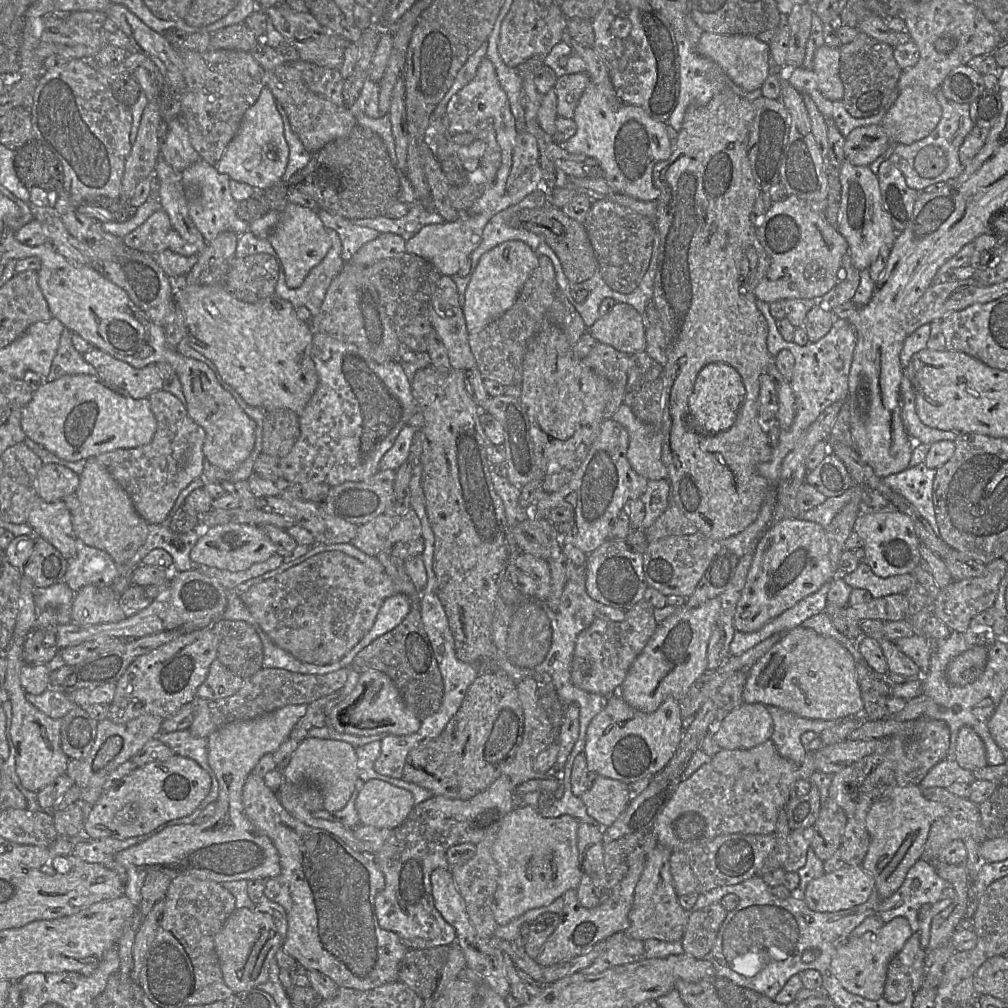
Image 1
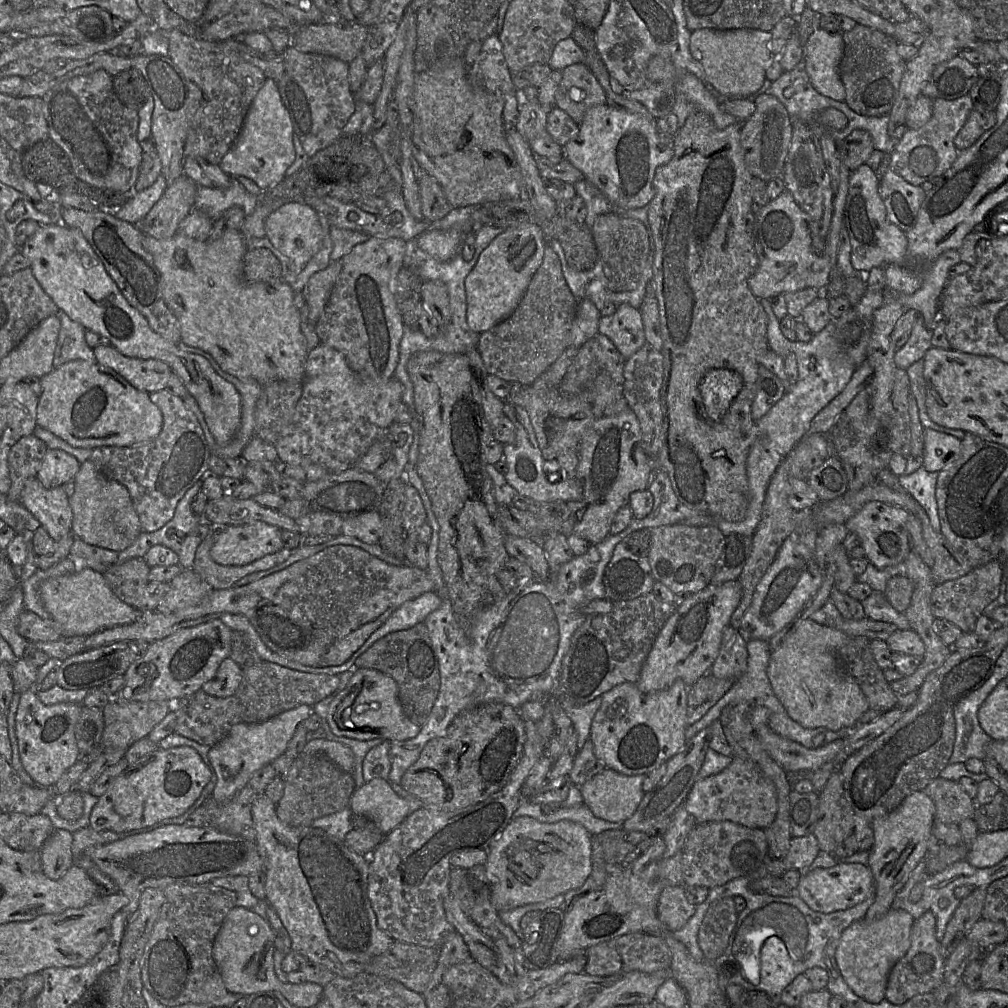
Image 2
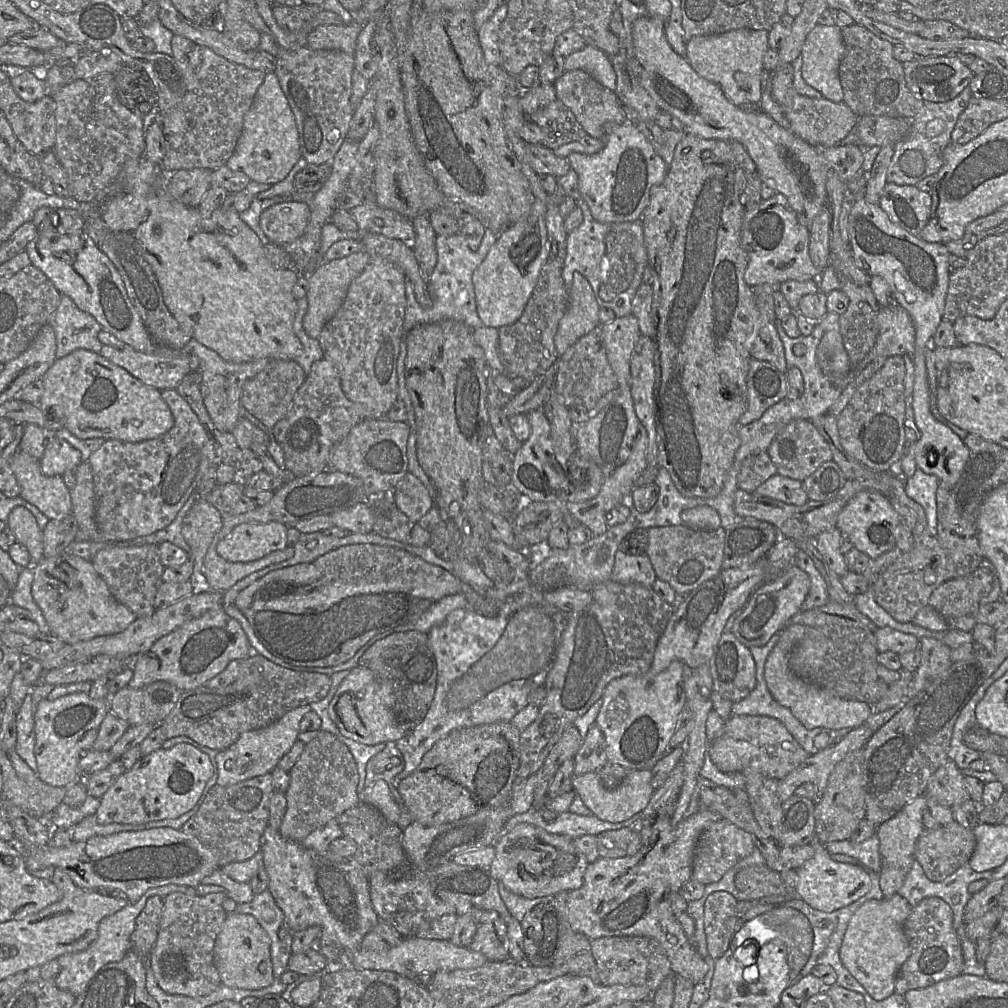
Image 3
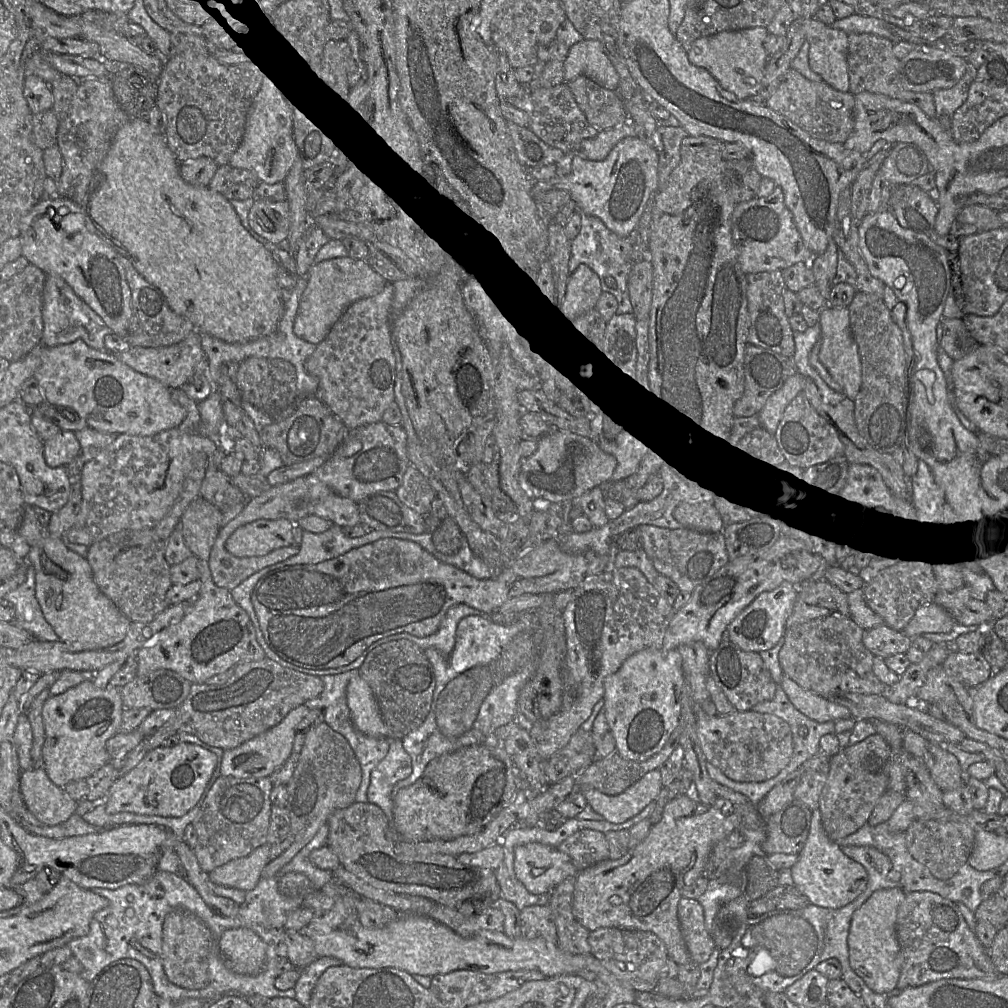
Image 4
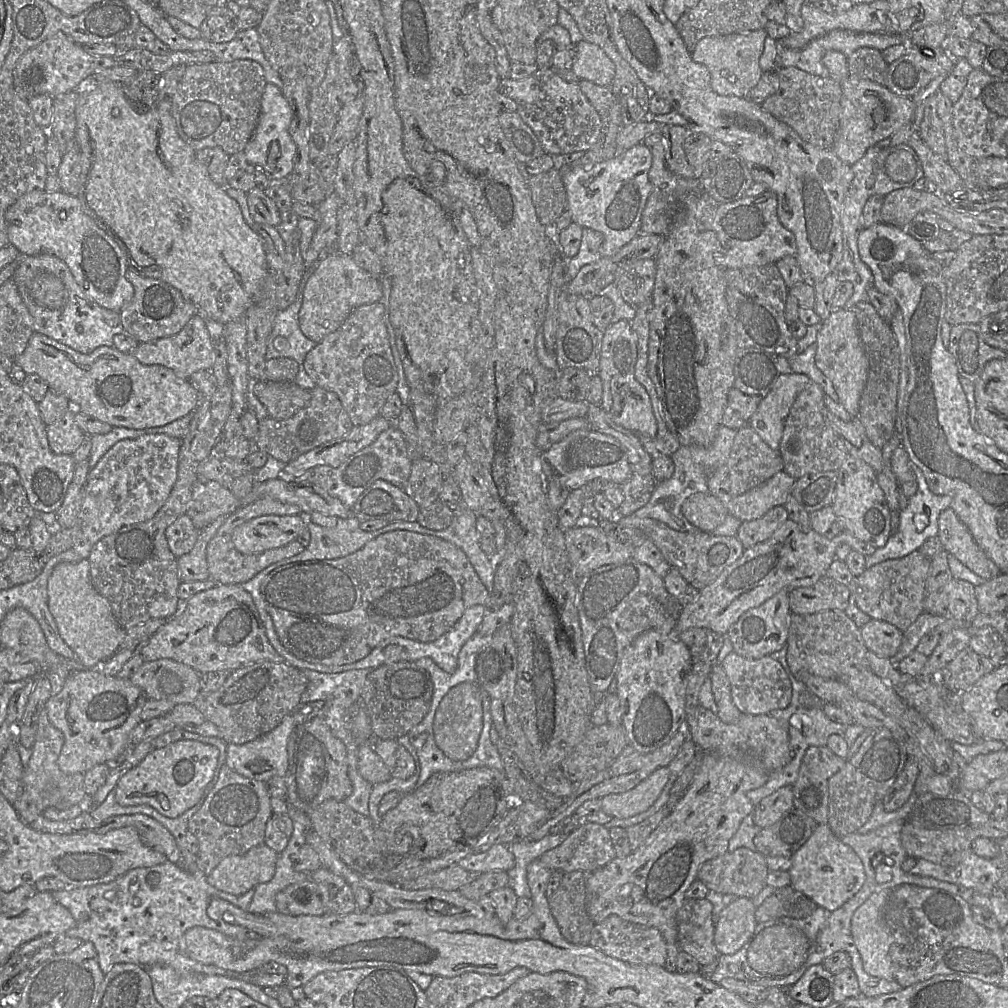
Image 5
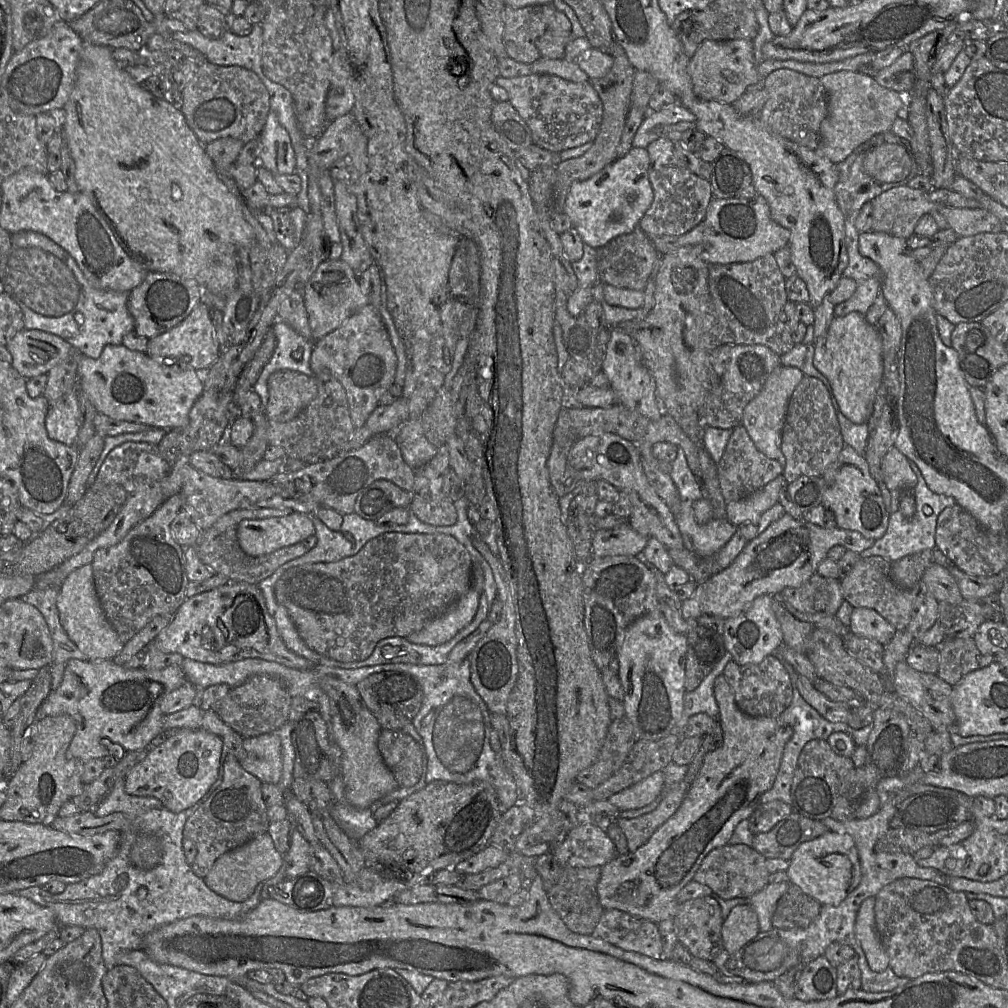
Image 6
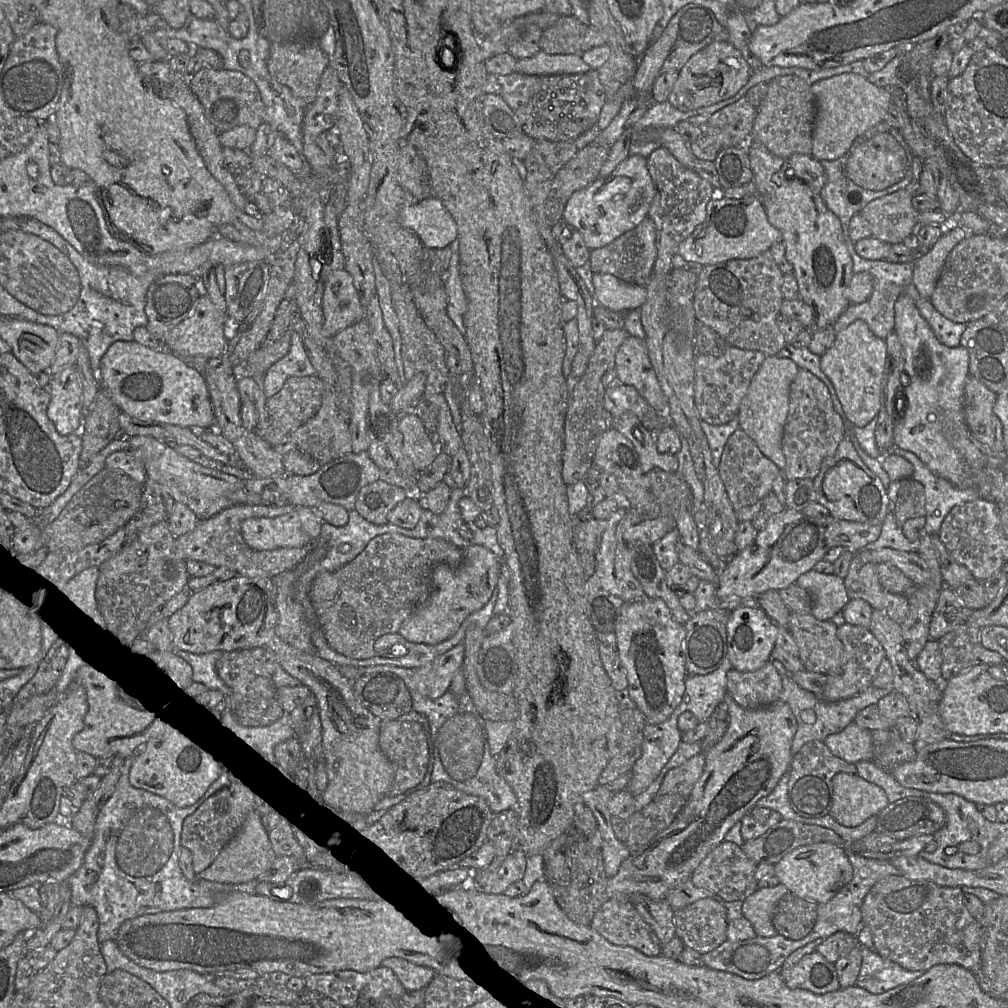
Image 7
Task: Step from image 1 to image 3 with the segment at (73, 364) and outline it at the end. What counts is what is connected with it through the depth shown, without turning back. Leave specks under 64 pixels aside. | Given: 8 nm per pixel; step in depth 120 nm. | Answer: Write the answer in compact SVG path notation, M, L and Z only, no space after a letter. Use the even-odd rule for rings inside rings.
M65 295L49 320L56 337L56 358L62 358L76 349L86 349L99 353L102 343L98 339L101 325L95 318L80 310Z

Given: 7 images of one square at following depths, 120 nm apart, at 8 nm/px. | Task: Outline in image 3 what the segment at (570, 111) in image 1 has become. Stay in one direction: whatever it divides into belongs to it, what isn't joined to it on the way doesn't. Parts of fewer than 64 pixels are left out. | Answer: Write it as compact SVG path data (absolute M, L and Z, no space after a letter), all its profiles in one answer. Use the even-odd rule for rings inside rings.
M583 70L565 71L554 83L556 99L560 100L574 114L583 130L591 138L604 138L612 126L628 120L628 112L618 100L614 91L609 90Z

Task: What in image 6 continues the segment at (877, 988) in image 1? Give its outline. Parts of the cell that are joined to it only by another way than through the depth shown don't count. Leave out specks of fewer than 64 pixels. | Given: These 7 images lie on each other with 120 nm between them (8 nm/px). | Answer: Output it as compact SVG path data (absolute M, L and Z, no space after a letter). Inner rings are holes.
M869 897L861 903L854 931L871 970L883 972L889 967L889 957L877 931L874 907L875 897Z

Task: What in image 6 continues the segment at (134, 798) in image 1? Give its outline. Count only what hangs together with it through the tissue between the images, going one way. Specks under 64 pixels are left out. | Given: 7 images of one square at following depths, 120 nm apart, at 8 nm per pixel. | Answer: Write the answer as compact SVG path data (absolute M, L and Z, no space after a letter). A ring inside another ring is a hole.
M180 729L161 745L149 750L146 757L135 765L124 777L125 792L132 796L154 797L173 813L180 813L199 801L211 785L217 780L223 740L208 731L198 729Z

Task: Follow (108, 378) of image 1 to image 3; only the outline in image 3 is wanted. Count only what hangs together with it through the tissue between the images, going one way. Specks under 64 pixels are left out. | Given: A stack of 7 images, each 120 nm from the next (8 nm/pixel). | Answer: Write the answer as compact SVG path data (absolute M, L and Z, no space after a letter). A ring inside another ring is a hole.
M102 345L99 354L142 383L159 390L175 389L191 371L191 357L185 351L178 355L146 354L128 345Z

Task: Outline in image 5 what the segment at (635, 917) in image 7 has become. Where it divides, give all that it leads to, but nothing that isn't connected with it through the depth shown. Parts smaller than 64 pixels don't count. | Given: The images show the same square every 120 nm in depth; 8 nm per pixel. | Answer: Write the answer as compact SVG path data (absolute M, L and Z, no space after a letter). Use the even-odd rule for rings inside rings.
M610 915L594 925L589 945L607 956L633 965L662 967L666 960L666 942L656 928L630 923L616 915Z

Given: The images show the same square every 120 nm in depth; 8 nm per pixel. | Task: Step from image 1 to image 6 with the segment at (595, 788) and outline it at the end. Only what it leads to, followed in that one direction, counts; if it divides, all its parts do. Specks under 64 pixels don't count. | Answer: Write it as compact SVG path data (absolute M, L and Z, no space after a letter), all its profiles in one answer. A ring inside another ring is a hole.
M657 771L645 779L615 793L608 801L620 811L642 808L654 801L664 790L664 773Z

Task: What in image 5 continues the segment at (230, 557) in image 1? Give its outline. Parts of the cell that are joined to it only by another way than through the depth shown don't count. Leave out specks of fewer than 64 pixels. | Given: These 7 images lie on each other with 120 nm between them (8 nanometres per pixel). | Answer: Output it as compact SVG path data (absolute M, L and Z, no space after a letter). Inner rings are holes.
M265 515L249 520L235 528L233 546L243 555L261 554L285 546L297 541L297 537L307 529L308 515Z

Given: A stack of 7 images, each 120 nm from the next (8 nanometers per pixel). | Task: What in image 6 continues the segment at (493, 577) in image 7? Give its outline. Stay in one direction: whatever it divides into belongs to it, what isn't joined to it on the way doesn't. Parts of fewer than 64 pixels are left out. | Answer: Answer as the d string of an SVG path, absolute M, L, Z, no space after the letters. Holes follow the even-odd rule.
M479 565L471 567L471 586L448 609L433 618L425 626L409 636L407 641L414 644L438 646L451 640L474 618L483 592L484 574Z

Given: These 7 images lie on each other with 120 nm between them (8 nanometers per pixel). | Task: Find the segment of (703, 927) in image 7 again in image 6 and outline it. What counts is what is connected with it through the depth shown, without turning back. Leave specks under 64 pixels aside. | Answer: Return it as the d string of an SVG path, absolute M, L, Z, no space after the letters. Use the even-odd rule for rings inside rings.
M711 896L679 904L673 919L677 940L693 957L713 961L723 949L721 908Z

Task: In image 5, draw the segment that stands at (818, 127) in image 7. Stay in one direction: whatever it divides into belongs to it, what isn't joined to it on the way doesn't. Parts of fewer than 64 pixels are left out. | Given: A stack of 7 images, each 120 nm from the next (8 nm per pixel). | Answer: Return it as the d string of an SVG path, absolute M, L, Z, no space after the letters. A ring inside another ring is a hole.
M845 78L842 88L840 125L833 146L836 156L848 165L861 159L879 141L889 139L912 121L915 105L911 97L899 96L889 88L866 79Z

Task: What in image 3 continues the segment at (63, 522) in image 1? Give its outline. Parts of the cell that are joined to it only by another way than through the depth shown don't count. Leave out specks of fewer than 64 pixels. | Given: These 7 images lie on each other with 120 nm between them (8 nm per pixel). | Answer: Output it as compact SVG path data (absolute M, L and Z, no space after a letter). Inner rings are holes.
M20 450L11 458L10 467L20 488L19 496L36 506L49 520L62 519L72 514L70 490L62 476L44 475L40 469L40 461Z

